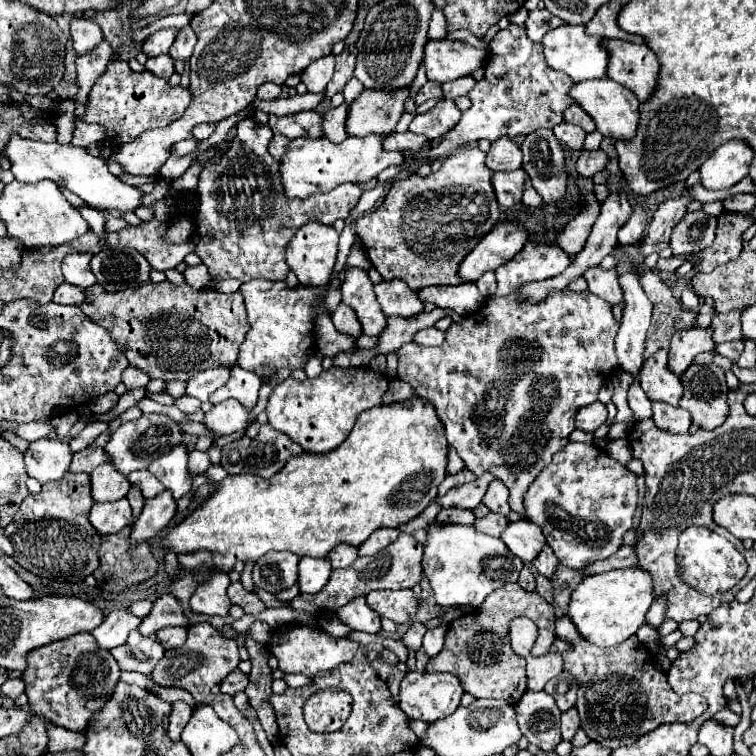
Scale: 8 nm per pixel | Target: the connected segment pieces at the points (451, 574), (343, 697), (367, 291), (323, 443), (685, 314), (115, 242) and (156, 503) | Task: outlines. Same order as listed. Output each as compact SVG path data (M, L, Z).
M431 521L425 537L425 553L423 553L423 573L429 579L435 601L441 607L457 607L457 605L481 605L483 599L503 587L505 583L513 583L523 569L523 561L517 559L505 543L497 537L481 535L473 531L473 525L453 525L453 523L437 523Z
M325 689L315 692L305 702L304 718L317 733L337 731L351 713L353 699L345 691Z
M347 267L341 291L343 291L343 303L357 313L363 325L363 333L379 337L381 331L385 329L387 317L381 311L381 305L377 303L369 275L363 269Z
M331 367L321 371L319 377L305 381L295 381L289 377L273 389L267 403L267 417L277 431L289 435L303 447L303 451L327 453L347 439L361 411L381 405L387 383L389 381L383 373L377 373L369 367Z
M645 273L641 277L641 287L653 303L653 319L645 339L645 359L649 359L655 351L669 347L669 339L675 331L693 327L697 313L689 313L655 273Z
M157 219L149 223L141 223L139 227L127 227L119 233L109 233L107 243L111 247L133 247L145 255L145 259L151 263L157 271L167 271L171 267L177 267L187 253L193 251L197 243L197 235L189 239L187 243L167 243L163 241L167 225L159 223Z
M167 489L155 495L153 499L145 499L143 513L133 523L133 543L153 539L163 527L167 527L175 511L177 511L177 501L173 499L173 495L169 495Z

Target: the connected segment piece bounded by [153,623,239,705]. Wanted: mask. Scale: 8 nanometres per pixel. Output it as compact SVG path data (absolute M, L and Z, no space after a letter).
M197 623L187 629L189 637L183 647L165 651L165 657L157 663L153 669L153 681L163 687L181 687L193 695L197 705L205 703L211 687L221 683L233 669L237 669L239 655L237 655L237 643L233 639L223 637L213 625L209 623Z

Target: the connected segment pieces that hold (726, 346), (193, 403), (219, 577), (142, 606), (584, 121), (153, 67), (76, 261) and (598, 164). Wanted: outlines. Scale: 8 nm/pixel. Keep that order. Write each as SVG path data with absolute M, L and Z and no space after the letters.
M725 341L725 343L719 343L715 347L715 351L723 357L729 357L731 361L737 361L741 351L743 351L743 341Z
M187 395L179 397L175 405L177 405L183 413L195 413L195 411L201 409L201 401L199 401L199 399L193 399L193 397L187 397Z
M213 571L211 579L195 589L189 605L197 613L205 613L205 615L227 615L227 611L231 607L231 601L227 597L229 583L231 581L229 581L227 573Z
M140 600L132 603L128 611L136 617L143 618L151 611L152 607L153 603L149 600Z
M571 105L571 107L567 107L563 115L565 115L565 121L567 121L567 123L575 123L575 125L579 125L579 127L583 127L587 133L595 131L595 123L593 123L593 119L591 119L579 105Z
M157 55L157 57L149 57L147 59L147 63L145 63L145 67L151 71L151 73L155 73L155 75L159 75L159 77L163 77L163 79L169 79L171 75L173 75L173 71L175 71L175 65L173 65L173 59L171 59L171 55Z
M91 251L67 255L63 259L63 277L65 277L65 281L71 283L71 285L77 285L81 289L91 287L95 283L95 275L93 275L93 271L89 267L91 257L93 257Z
M597 149L597 151L581 151L575 167L577 167L577 173L581 177L593 177L597 171L605 169L605 165L609 163L609 157L603 149Z

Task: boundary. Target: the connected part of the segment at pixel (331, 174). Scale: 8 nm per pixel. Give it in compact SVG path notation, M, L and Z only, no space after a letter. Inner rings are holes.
M387 135L347 137L335 145L329 139L295 139L289 143L285 157L281 159L281 181L289 199L307 199L313 193L327 193L341 183L365 183L377 177L389 165L401 165L405 161L401 151L385 151L383 141Z

